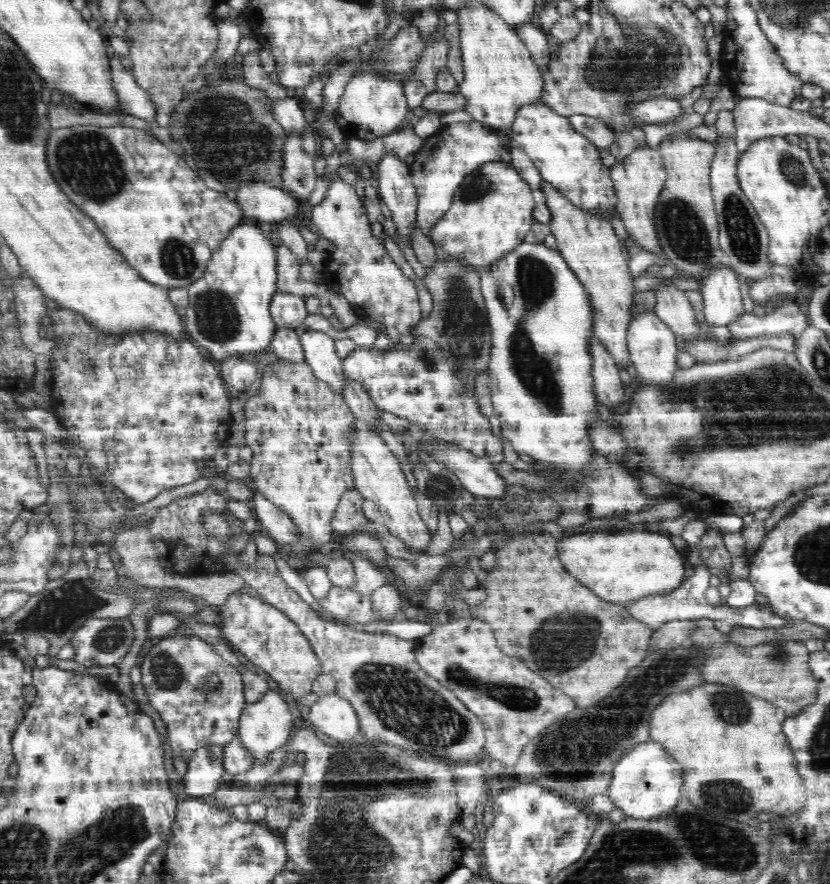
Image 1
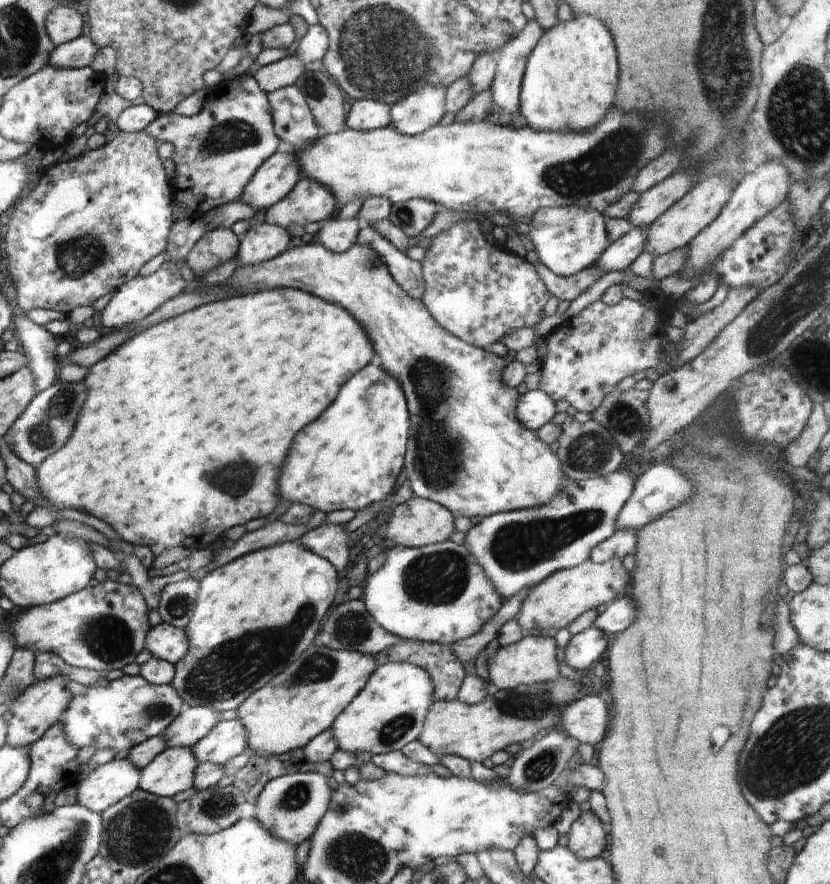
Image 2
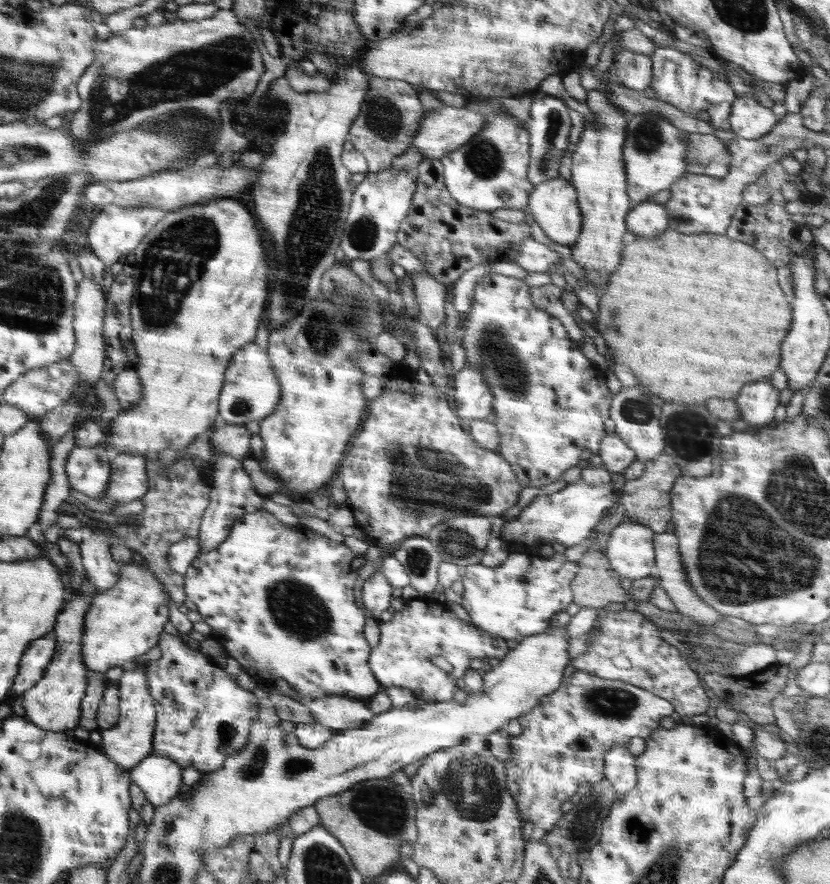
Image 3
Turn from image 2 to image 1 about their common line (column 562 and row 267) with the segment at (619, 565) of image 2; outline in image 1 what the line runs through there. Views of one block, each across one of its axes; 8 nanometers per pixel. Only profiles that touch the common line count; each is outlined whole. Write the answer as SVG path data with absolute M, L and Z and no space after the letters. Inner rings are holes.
M544 183L541 191L546 206L552 213L549 227L558 244L557 250L591 296L593 334L612 355L618 368L627 368L631 364L627 332L628 325L634 318L629 310L635 292L632 285L634 276L628 269L627 257L622 253L624 246L618 240L609 220L598 211L586 212L576 207L550 183Z

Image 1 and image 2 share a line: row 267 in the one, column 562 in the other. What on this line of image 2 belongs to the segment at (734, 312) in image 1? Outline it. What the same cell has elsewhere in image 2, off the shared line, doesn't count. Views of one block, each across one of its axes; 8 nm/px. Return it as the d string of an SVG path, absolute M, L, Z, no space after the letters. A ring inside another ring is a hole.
M590 690L564 710L559 727L580 744L598 744L606 736L608 706Z

